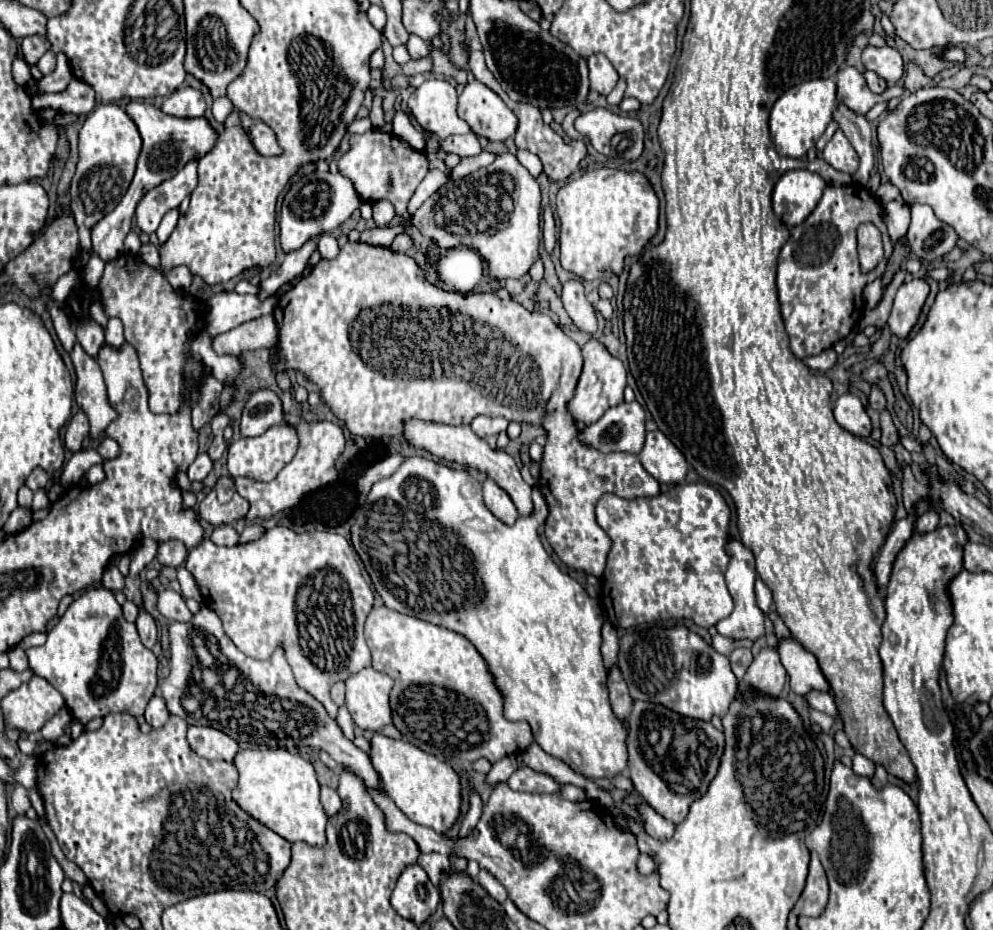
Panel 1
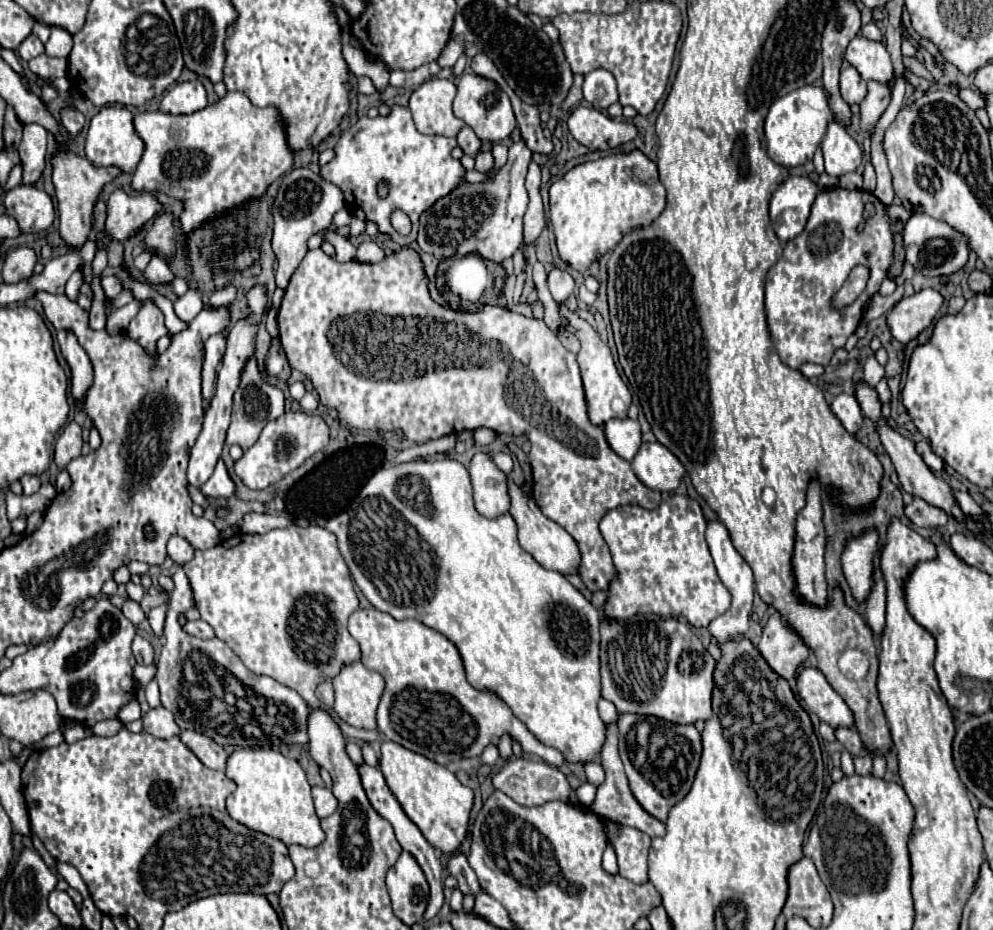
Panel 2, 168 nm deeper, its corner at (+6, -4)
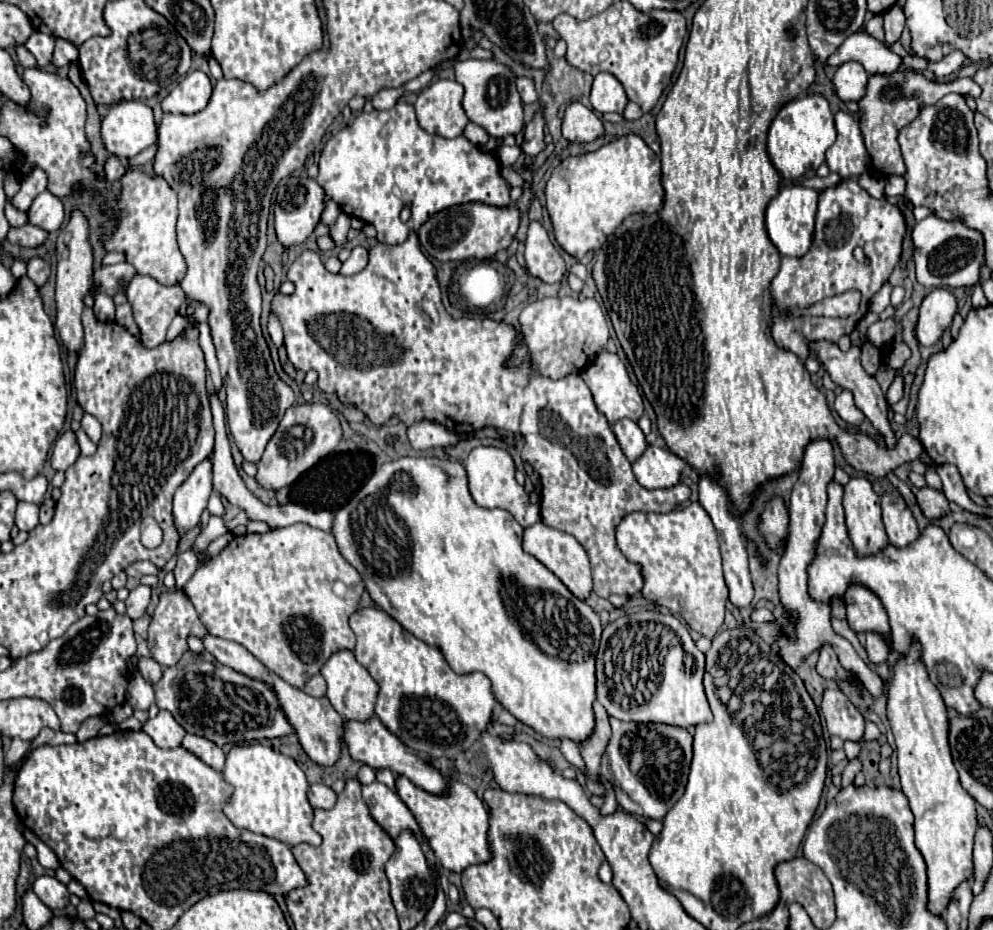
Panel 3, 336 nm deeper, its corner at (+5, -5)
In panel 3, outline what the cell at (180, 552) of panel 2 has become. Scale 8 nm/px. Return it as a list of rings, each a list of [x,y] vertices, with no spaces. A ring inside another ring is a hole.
[[[210,516],[210,524],[200,532],[200,536],[194,540],[194,548],[196,550],[204,550],[214,538],[218,538],[218,536],[222,536],[222,534],[226,534],[228,532],[228,528],[226,528],[226,524],[224,524],[224,520],[222,518],[218,518],[218,516]]]

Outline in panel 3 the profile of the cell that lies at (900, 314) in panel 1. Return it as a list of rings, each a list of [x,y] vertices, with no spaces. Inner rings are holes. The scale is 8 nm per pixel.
[[[936,288],[930,292],[922,306],[916,326],[916,336],[922,346],[934,346],[946,328],[950,328],[954,316],[958,314],[958,300],[946,288]]]

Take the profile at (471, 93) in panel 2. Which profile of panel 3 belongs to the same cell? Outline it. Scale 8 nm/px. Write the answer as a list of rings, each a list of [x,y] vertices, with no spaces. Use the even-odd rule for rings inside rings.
[[[456,60],[454,62],[454,74],[456,80],[464,86],[466,94],[462,100],[462,106],[470,118],[470,122],[482,126],[490,136],[494,138],[506,138],[522,132],[524,128],[524,110],[522,110],[522,100],[516,90],[516,74],[504,66],[498,60]]]

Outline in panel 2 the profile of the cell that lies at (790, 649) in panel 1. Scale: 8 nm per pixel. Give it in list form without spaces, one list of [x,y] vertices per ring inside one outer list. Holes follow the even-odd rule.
[[[807,667],[797,675],[797,695],[821,721],[831,727],[853,727],[853,715],[845,701],[833,691],[821,671]]]

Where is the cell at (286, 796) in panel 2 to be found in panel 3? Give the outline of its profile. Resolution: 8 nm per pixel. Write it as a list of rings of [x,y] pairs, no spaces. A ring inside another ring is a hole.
[[[247,742],[234,745],[228,752],[222,774],[224,780],[234,786],[234,794],[226,802],[224,814],[236,828],[276,838],[288,846],[302,842],[318,846],[322,842],[320,834],[312,828],[314,810],[306,796],[310,785],[292,758],[259,742]]]

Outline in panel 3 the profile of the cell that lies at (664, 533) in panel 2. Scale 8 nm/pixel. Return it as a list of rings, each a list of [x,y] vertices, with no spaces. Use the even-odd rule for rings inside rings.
[[[700,502],[668,514],[632,512],[618,524],[616,540],[622,554],[642,566],[644,598],[670,608],[674,616],[682,616],[690,628],[706,638],[712,638],[720,630],[728,588],[722,574],[718,534]]]

